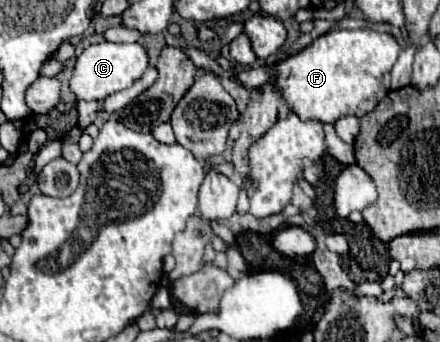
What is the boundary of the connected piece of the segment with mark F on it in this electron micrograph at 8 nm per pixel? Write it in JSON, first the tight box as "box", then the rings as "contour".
{"box":[236,28,400,124],"contour":[[[370,28],[330,30],[318,36],[306,50],[302,50],[302,54],[290,56],[276,66],[242,70],[236,76],[244,88],[254,88],[262,86],[262,82],[268,82],[276,74],[276,84],[284,92],[290,110],[306,120],[334,124],[346,114],[366,114],[366,110],[372,110],[380,98],[390,92],[390,70],[398,60],[400,50],[396,36],[390,32],[376,32]]]}

